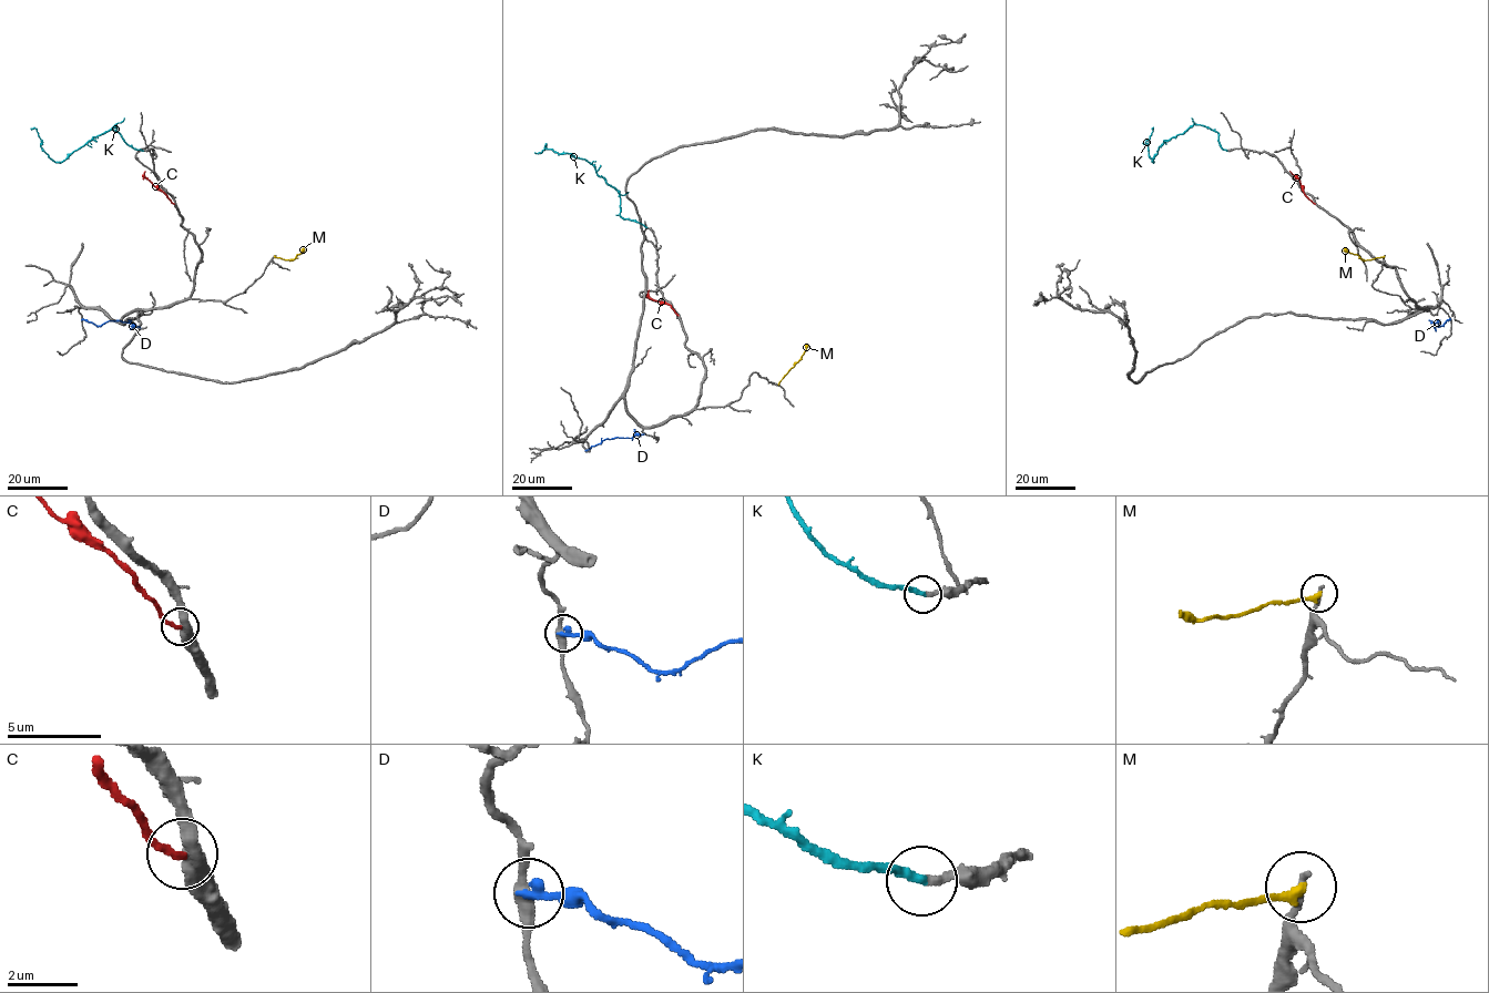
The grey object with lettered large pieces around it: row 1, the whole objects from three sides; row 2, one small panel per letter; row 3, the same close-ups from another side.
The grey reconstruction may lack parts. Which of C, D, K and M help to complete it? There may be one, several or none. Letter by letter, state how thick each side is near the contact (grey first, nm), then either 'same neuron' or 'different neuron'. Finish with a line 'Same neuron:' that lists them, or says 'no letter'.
C: 420 nm thick on the grey side, 200 nm on the other; different neuron
D: 320 nm thick on the grey side, 280 nm on the other; different neuron
K: 280 nm thick on the grey side, 240 nm on the other; same neuron
M: 220 nm thick on the grey side, 240 nm on the other; different neuron
Same neuron: K

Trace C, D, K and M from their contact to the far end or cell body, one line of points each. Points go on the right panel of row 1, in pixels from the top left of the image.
C: (1314, 204), (1289, 171)
D: (1449, 319), (1442, 325), (1437, 320), (1434, 324), (1436, 331)
K: (1227, 151), (1221, 146), (1214, 130), (1193, 124), (1183, 134), (1164, 141), (1153, 162), (1148, 145), (1152, 129)
M: (1384, 256), (1363, 260), (1344, 248)

